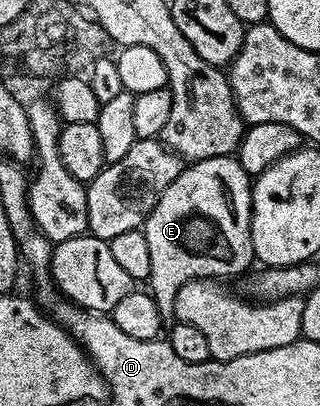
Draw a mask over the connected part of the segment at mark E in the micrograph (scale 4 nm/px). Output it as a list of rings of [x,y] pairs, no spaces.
[[[216,156],[182,167],[179,178],[175,178],[175,182],[171,182],[171,186],[167,186],[158,195],[157,204],[143,225],[147,246],[151,249],[151,274],[147,284],[157,303],[162,306],[172,305],[179,286],[189,280],[240,277],[248,273],[251,268],[249,263],[254,263],[255,260],[251,242],[252,217],[251,178],[233,156]]]

